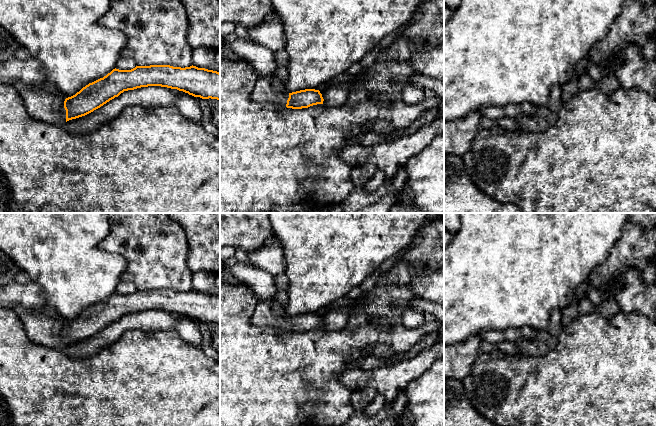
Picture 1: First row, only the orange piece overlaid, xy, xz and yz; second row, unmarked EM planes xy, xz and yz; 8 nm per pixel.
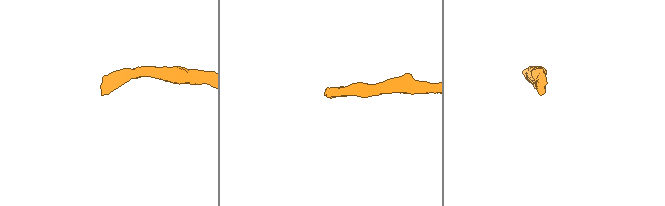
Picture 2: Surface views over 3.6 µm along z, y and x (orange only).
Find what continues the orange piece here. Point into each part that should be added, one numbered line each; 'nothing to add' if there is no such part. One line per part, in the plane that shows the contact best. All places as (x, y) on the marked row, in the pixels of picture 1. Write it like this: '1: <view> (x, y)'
1: xy (46, 104)

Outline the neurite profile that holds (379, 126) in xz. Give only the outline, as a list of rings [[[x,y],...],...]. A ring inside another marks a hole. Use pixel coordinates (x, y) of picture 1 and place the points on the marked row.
[[[376,120],[368,125],[368,132],[374,132],[379,134],[390,134],[397,129],[389,124],[386,120]]]

